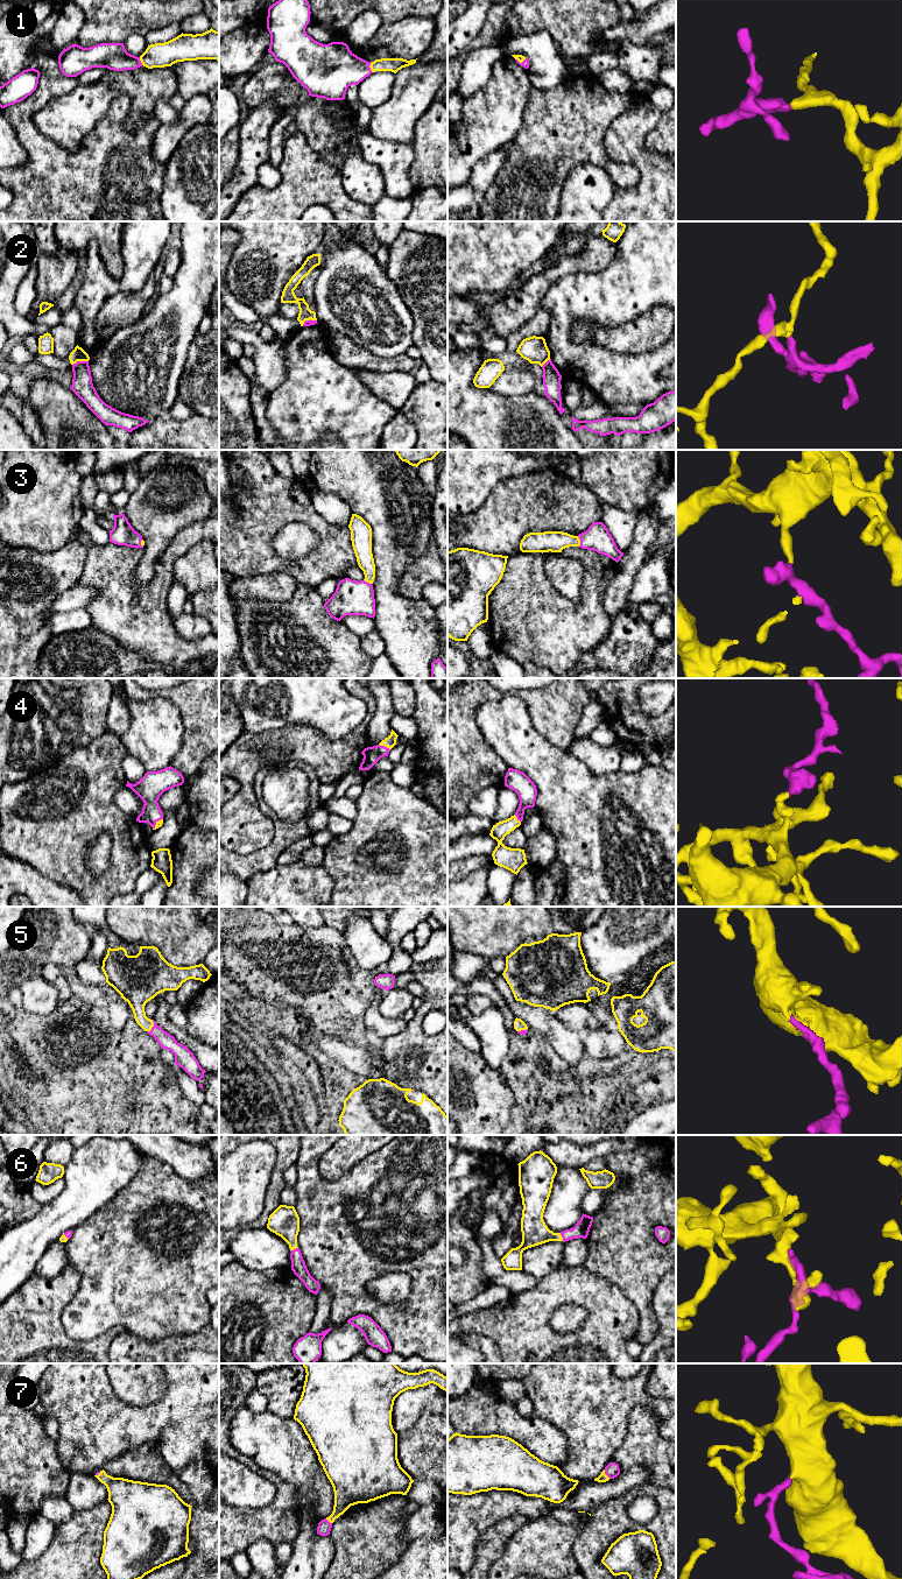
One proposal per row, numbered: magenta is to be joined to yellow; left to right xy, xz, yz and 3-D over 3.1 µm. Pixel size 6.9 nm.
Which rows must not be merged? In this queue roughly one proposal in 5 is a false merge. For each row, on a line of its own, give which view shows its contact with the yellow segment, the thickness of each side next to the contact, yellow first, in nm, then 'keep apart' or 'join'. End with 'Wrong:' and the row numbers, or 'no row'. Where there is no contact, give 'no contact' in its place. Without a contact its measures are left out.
1: meets yellow in xz; 100 nm thick on the yellow side, 320 nm on the other; join
2: meets yellow in xy; 100 nm thick on the yellow side, 140 nm on the other; keep apart
3: meets yellow in yz; 140 nm thick on the yellow side, 180 nm on the other; join
4: meets yellow in xz; 80 nm thick on the yellow side, 110 nm on the other; join
5: meets yellow in xy; 180 nm thick on the yellow side, 110 nm on the other; join
6: meets yellow in yz; 180 nm thick on the yellow side, 110 nm on the other; join
7: meets yellow in yz; 60 nm thick on the yellow side, 100 nm on the other; join
Wrong: 2

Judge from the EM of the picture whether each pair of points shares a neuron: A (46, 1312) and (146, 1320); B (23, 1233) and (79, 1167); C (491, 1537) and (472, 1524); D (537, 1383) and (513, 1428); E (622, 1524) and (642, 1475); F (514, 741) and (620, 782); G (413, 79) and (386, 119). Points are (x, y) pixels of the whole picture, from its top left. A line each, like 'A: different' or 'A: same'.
A: different
B: same
C: different
D: different
E: different
F: same
G: same

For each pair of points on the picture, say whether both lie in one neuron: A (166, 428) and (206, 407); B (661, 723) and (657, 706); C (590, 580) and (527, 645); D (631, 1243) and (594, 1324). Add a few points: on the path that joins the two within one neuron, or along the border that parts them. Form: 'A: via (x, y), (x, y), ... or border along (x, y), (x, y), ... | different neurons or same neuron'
A: border along (195, 413), (206, 417) | different neurons
B: border along (638, 699), (639, 706), (647, 714), (663, 713) | different neurons
C: via (589, 601), (559, 631), (548, 631) | same neuron
D: border along (589, 1269), (613, 1282), (632, 1302) | different neurons

